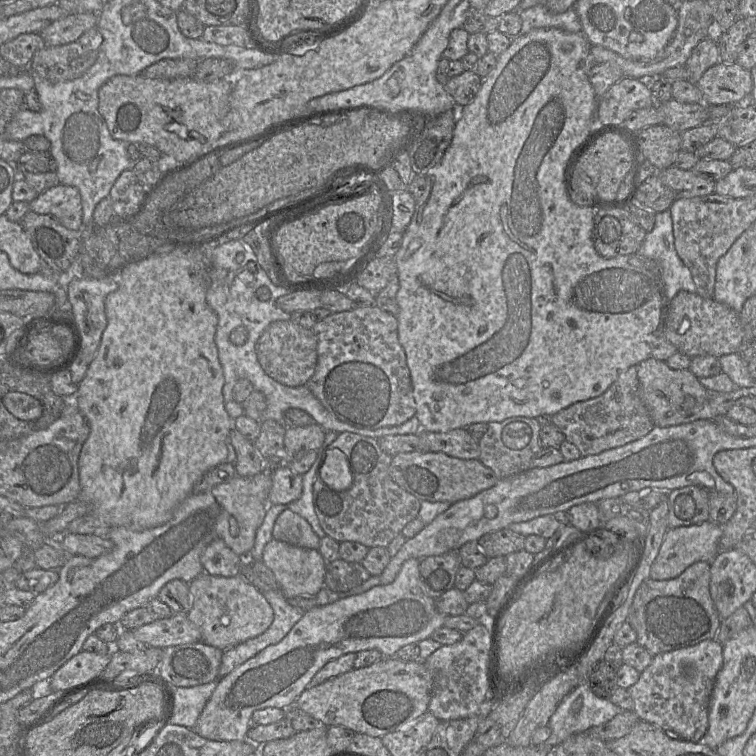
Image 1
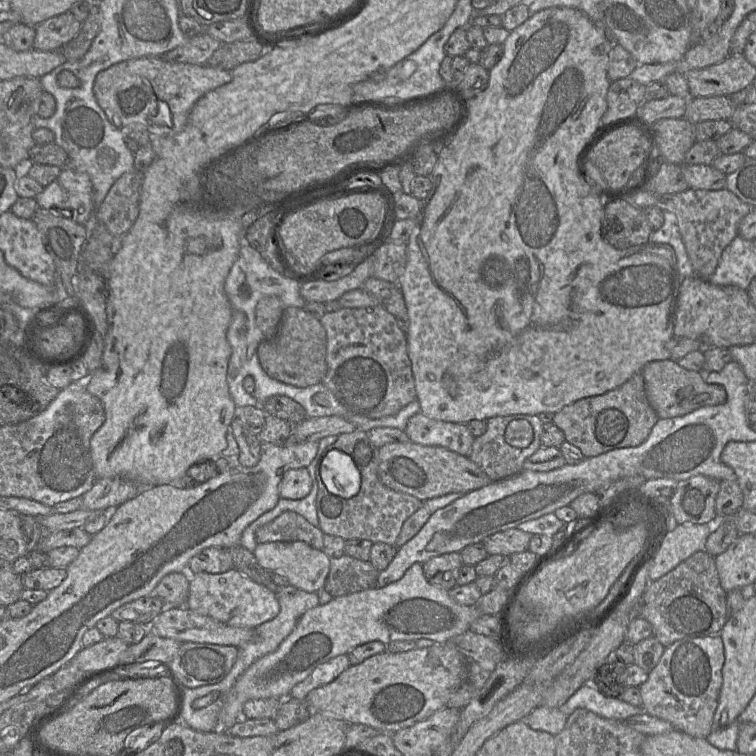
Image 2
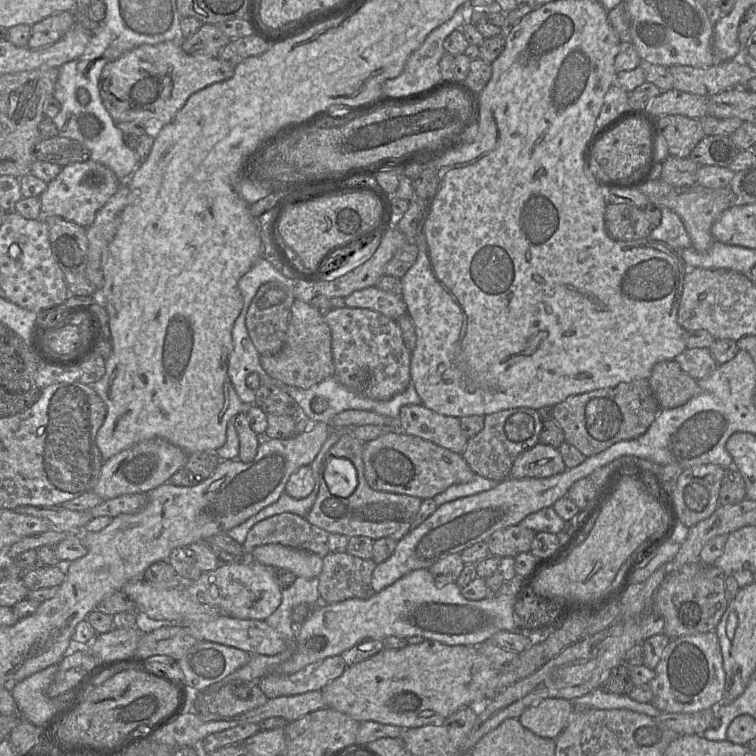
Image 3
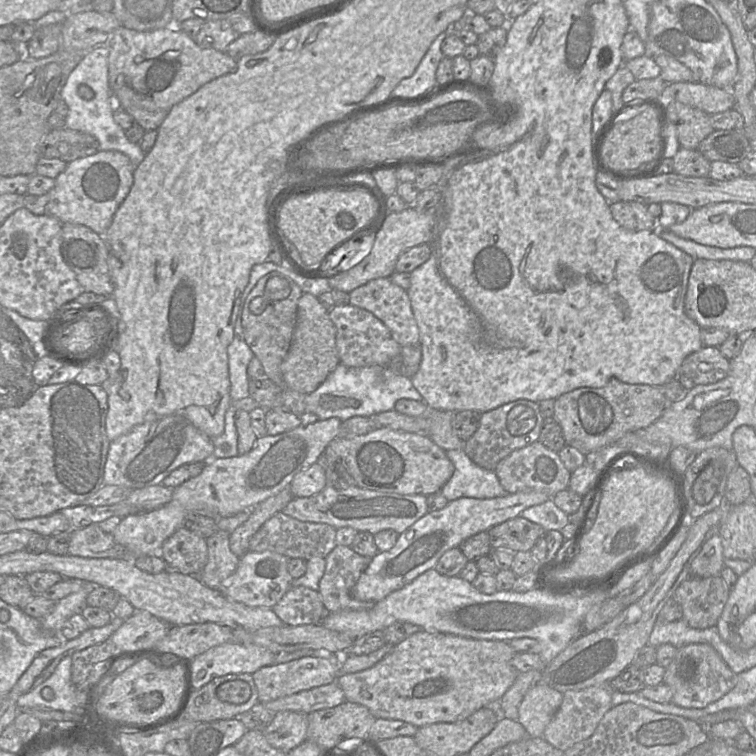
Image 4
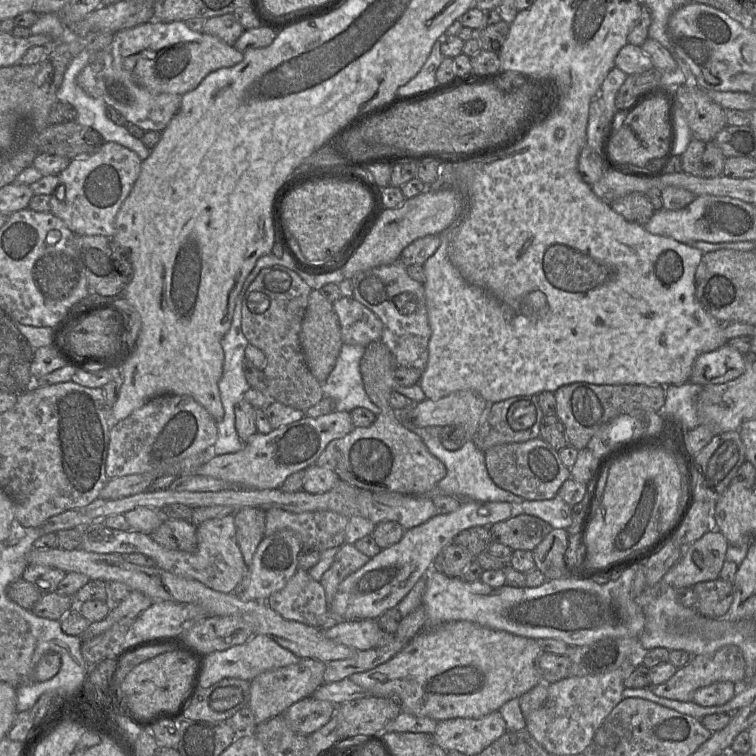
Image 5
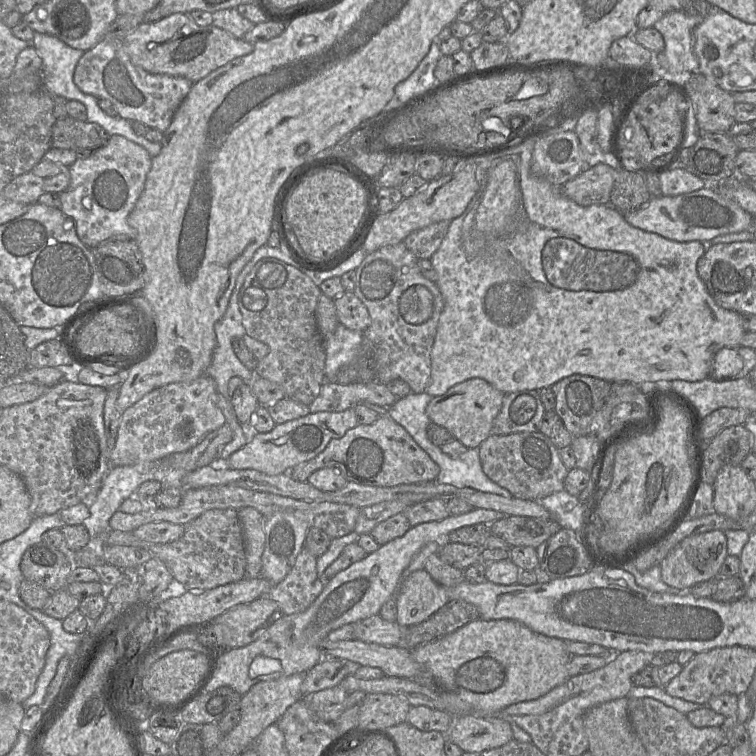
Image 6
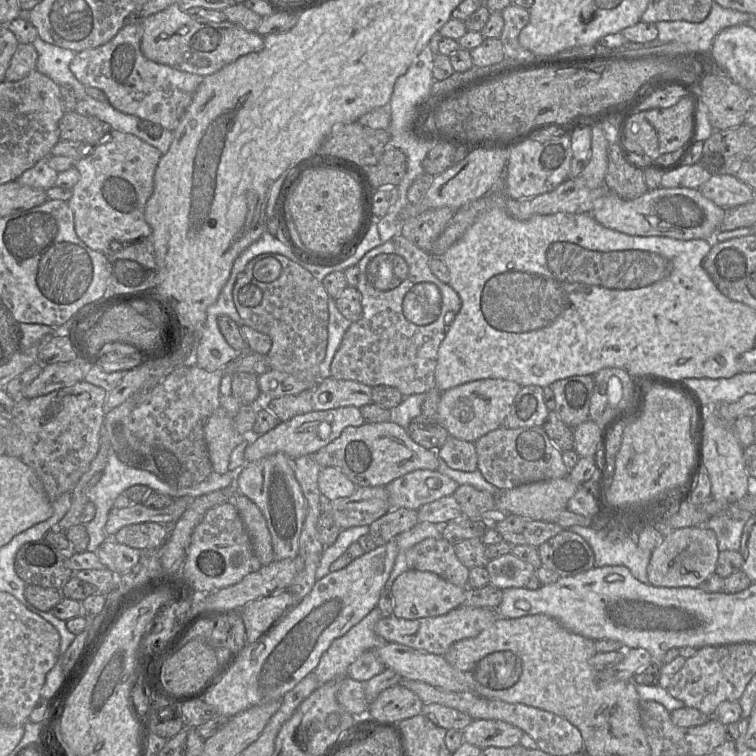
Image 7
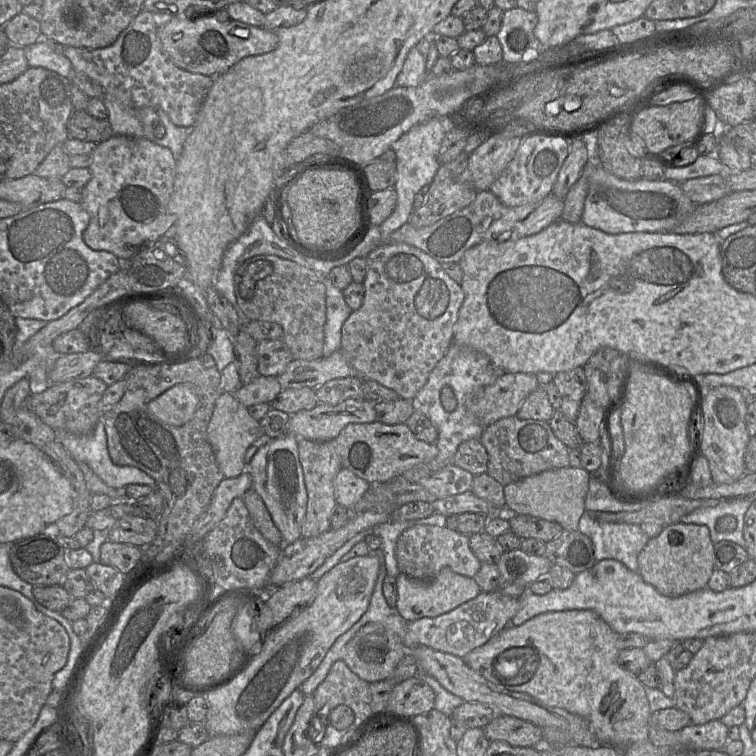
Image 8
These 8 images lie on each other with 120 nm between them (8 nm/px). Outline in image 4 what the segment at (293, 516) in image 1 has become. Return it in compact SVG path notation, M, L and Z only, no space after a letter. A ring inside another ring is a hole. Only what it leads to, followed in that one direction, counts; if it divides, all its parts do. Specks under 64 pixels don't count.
M280 511L268 519L249 541L249 551L273 551L290 558L325 558L337 545L337 529L324 523L300 521Z

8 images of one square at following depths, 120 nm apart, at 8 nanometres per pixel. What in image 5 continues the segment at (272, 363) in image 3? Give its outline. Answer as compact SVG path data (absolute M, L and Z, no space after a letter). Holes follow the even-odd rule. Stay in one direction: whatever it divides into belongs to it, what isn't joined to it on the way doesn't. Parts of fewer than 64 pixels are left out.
M312 289L309 295L301 324L300 344L310 372L320 383L324 383L335 367L343 341L339 318L334 311L333 303L319 290Z

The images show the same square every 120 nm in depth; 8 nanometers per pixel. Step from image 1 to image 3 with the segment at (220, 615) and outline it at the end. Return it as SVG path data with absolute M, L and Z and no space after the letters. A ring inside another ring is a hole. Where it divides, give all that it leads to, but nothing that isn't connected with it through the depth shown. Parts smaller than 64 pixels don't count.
M256 561L252 564L221 563L215 570L187 583L190 593L198 601L215 606L225 614L239 619L266 620L282 600L282 586L275 576L275 569Z

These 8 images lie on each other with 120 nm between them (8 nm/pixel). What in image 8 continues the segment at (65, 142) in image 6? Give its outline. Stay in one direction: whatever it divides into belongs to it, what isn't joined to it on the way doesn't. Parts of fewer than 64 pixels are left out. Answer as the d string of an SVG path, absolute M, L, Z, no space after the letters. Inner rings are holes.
M74 110L67 122L68 137L83 141L101 142L113 136L107 119L98 119L85 110Z

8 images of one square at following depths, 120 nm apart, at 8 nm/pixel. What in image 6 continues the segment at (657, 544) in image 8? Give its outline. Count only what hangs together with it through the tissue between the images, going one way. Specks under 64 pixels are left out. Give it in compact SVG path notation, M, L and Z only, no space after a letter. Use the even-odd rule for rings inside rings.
M713 530L685 538L660 563L661 578L668 586L690 590L694 585L708 580L717 580L727 553L727 538L724 531Z

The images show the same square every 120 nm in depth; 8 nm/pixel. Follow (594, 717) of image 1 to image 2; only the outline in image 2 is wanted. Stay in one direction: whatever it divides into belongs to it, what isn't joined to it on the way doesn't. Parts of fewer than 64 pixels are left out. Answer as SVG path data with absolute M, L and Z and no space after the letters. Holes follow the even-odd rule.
M590 683L582 685L559 709L567 716L576 709L587 709L598 716L613 720L625 720L645 713L642 707L633 706L619 698L604 696Z

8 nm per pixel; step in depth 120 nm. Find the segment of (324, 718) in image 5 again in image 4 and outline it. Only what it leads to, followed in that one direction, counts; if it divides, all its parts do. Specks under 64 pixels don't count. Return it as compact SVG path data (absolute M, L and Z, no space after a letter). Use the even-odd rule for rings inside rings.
M281 711L262 732L271 746L288 753L307 739L307 728L308 714Z

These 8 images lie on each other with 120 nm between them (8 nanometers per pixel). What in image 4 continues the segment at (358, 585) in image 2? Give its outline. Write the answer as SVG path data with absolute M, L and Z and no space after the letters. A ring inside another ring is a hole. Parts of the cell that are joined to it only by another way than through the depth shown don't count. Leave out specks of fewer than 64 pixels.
M336 545L325 560L319 593L326 613L371 609L375 605L374 601L360 601L351 595L360 575L370 564L370 557L356 553L350 546Z

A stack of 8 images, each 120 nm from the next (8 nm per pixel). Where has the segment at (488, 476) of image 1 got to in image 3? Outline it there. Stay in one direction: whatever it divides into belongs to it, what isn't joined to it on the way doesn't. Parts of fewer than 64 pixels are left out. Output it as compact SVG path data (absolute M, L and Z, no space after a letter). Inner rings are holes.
M391 431L366 442L363 450L364 475L377 491L434 498L453 484L471 482L476 476L463 456L420 437Z

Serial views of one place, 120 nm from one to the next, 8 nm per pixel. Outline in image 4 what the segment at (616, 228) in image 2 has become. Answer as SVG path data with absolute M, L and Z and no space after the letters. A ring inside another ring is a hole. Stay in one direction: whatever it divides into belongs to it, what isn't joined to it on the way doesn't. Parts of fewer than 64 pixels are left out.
M619 201L611 203L610 210L613 218L627 230L658 230L658 219L651 215L647 206L636 201Z

